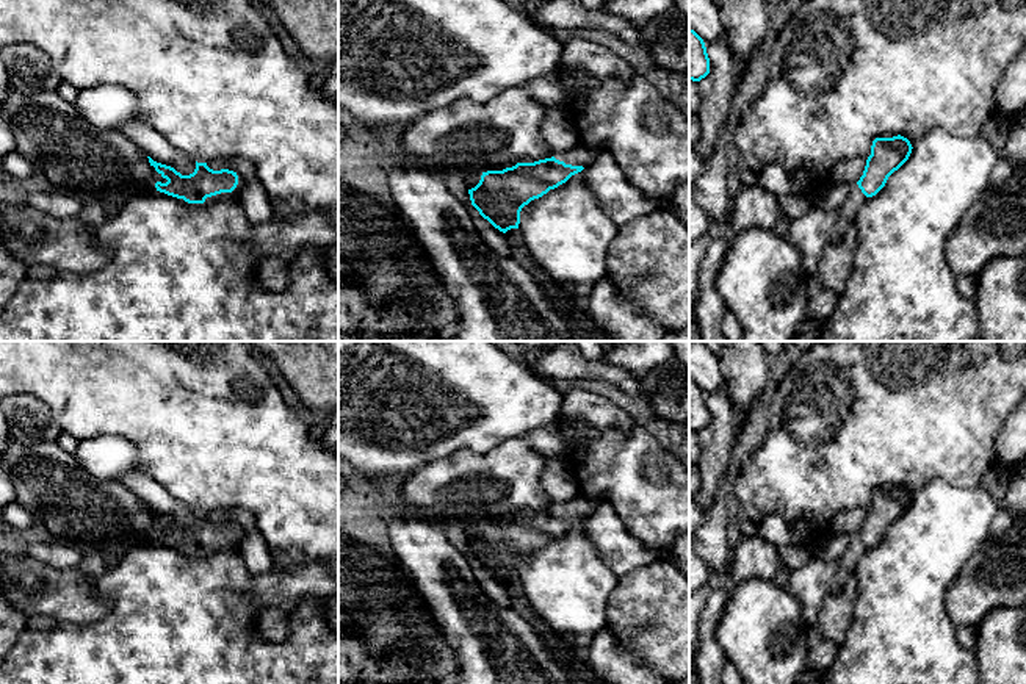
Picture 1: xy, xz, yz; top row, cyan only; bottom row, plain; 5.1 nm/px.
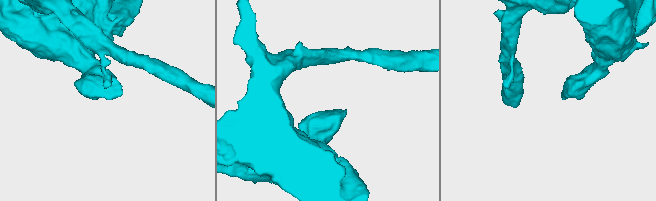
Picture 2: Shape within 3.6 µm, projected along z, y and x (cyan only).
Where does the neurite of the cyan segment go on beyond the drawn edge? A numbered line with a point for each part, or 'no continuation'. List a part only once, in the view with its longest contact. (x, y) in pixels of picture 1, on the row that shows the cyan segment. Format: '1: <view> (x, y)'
1: xy (224, 196)

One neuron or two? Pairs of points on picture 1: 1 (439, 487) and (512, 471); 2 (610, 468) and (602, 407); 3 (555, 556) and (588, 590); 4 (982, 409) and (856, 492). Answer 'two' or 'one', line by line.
1: one
2: two
3: one
4: one

